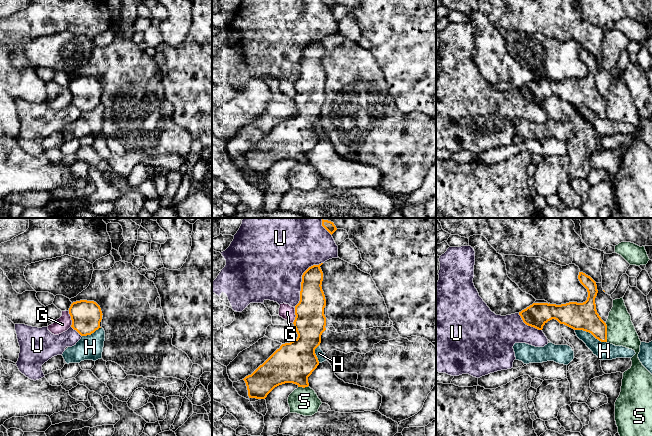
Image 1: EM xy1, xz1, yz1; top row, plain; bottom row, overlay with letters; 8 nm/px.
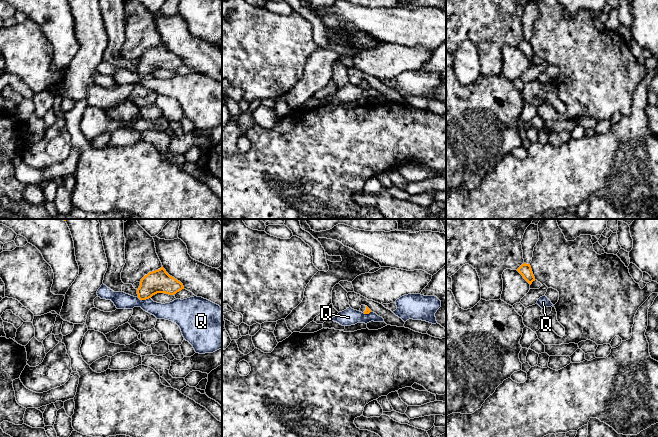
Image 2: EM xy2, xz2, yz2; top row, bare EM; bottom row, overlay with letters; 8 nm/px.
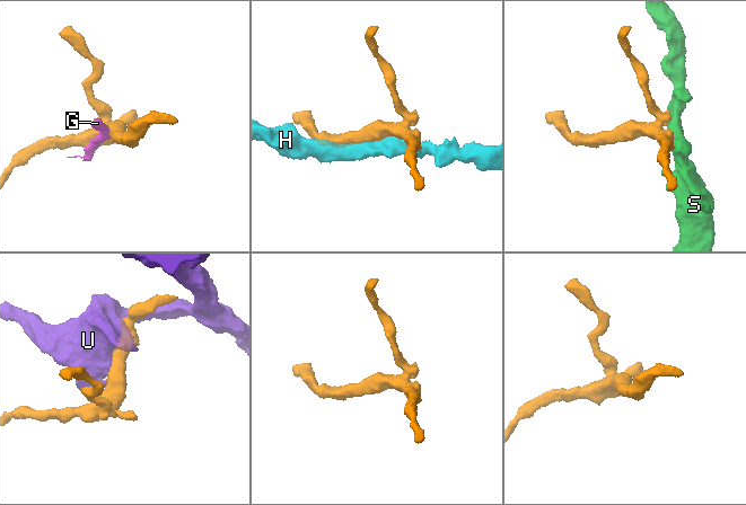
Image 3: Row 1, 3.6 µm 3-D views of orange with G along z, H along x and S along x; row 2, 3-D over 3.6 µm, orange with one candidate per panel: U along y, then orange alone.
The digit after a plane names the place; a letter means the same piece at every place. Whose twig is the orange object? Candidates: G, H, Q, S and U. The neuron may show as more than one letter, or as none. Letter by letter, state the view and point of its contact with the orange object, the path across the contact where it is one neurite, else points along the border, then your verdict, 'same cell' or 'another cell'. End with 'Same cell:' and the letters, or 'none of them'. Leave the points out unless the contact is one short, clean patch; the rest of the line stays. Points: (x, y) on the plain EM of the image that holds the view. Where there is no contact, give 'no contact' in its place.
G: xy1 (71, 95) | along xy1 (68, 87), (71, 93), (71, 102) | another cell
H: yz1 (591, 109) | another cell
Q: xy2 (144, 75) | along xy2 (137, 72), (140, 75), (148, 75), (150, 73) | another cell
S: yz1 (606, 108) | another cell
U: xz1 (302, 57) | another cell
Same cell: none of them

